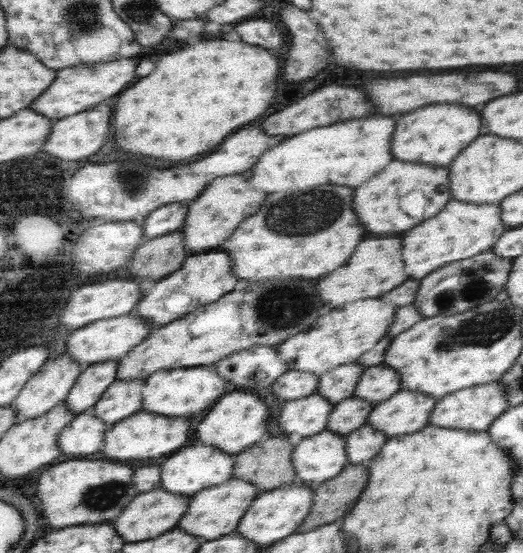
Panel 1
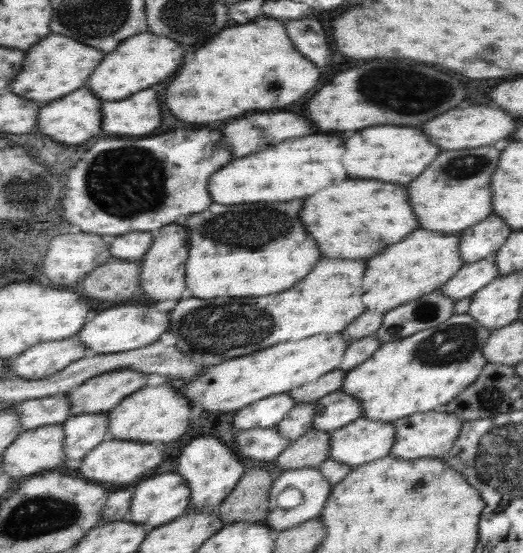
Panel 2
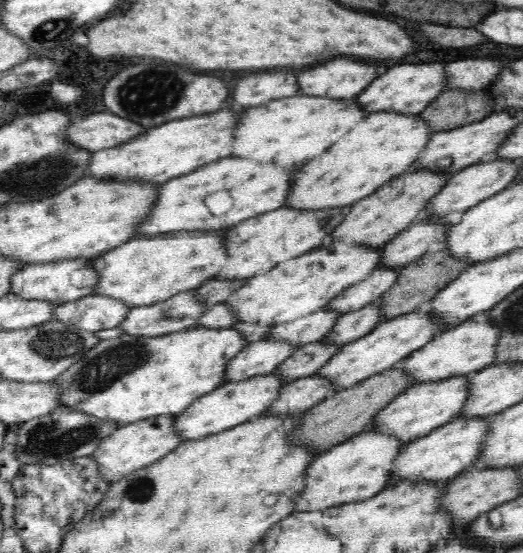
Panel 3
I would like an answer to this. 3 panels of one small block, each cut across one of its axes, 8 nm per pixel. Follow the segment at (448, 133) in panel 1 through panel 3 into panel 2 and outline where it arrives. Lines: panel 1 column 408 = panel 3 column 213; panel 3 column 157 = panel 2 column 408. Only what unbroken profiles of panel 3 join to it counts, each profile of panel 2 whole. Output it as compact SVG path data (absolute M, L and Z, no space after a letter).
M382 126L366 128L346 140L346 168L352 178L374 178L392 184L412 184L440 154L440 148L430 142L418 128L404 126Z

